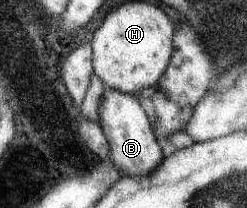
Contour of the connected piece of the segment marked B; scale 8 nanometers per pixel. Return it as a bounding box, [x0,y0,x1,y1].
[97,89,161,176]

